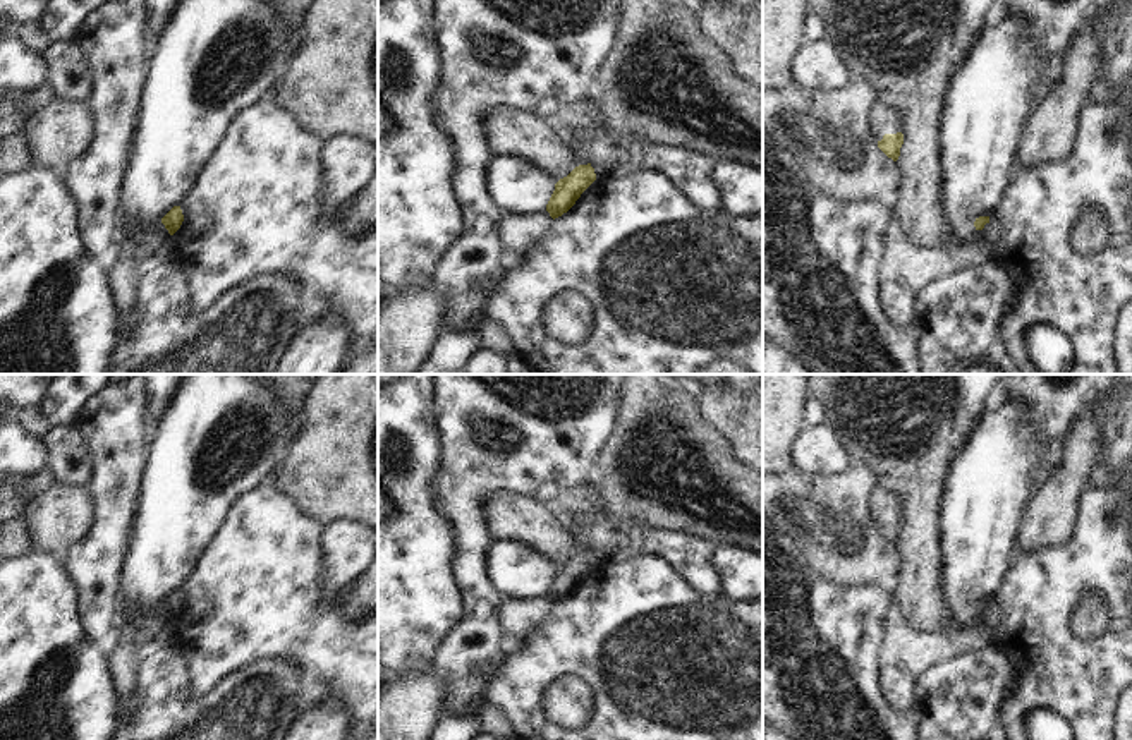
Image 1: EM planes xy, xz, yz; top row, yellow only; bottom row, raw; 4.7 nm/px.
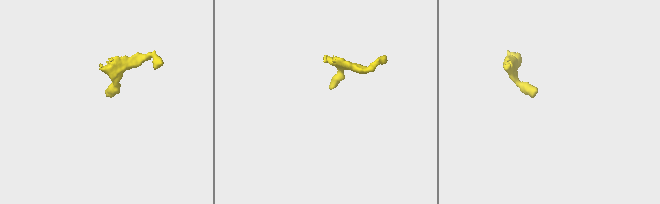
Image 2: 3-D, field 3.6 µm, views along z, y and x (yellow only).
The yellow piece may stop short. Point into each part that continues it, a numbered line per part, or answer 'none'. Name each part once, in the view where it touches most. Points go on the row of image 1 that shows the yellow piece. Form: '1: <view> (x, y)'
1: yz (883, 119)

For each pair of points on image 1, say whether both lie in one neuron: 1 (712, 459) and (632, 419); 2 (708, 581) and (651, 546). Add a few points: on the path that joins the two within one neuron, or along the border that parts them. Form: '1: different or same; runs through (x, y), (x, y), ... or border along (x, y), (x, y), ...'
1: same; runs through (693, 459), (684, 459), (651, 426)
2: same; runs through (694, 567), (674, 546), (665, 546)

